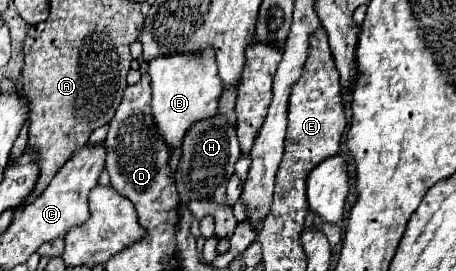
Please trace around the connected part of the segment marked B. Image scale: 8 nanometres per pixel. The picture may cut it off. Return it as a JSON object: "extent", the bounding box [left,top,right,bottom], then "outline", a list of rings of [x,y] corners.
{"extent":[149,48,223,148],"outline":[[[205,48],[201,50],[201,54],[167,54],[153,58],[149,62],[149,74],[153,88],[153,118],[165,142],[171,148],[177,148],[181,146],[183,134],[185,130],[189,130],[189,126],[217,114],[223,84],[217,74],[213,48]]]}

